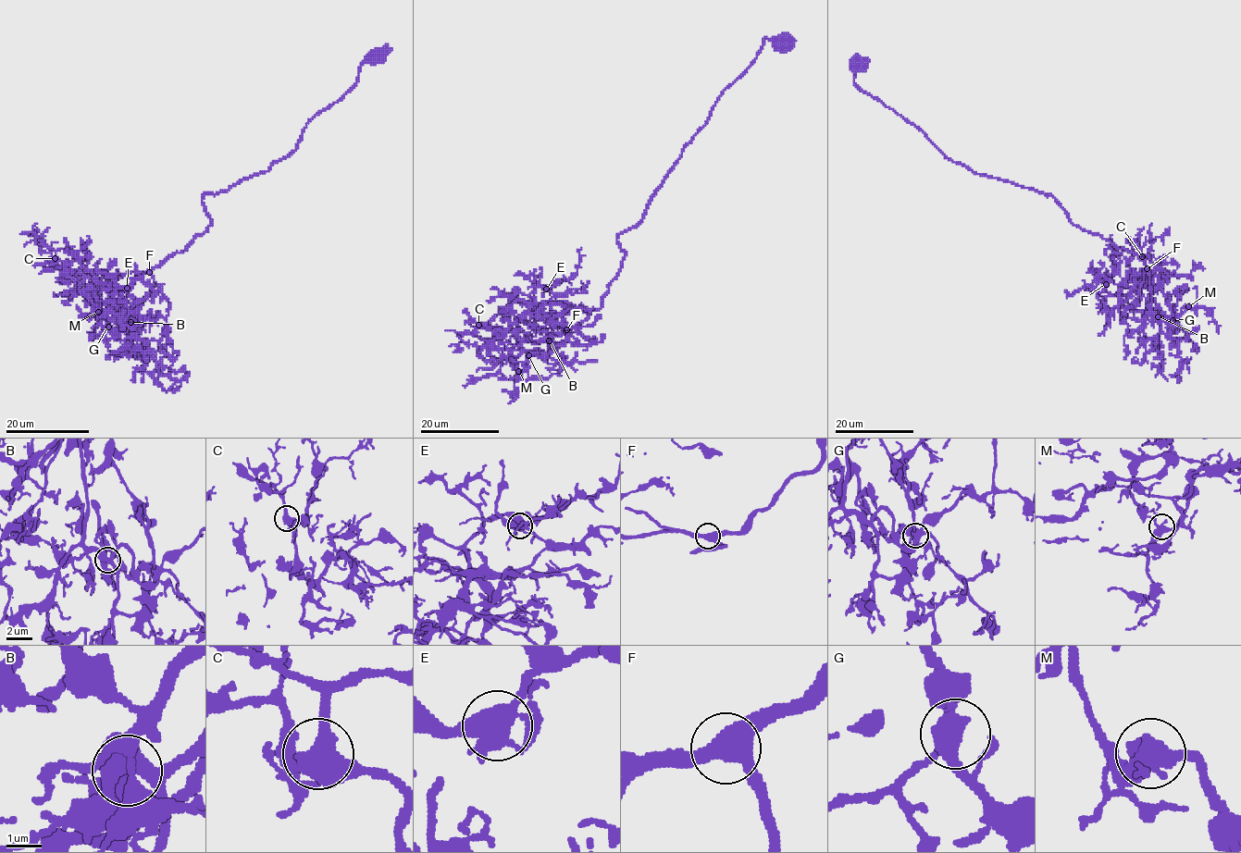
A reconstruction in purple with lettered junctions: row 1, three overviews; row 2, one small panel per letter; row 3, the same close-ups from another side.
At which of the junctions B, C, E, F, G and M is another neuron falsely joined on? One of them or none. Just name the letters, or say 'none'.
none

